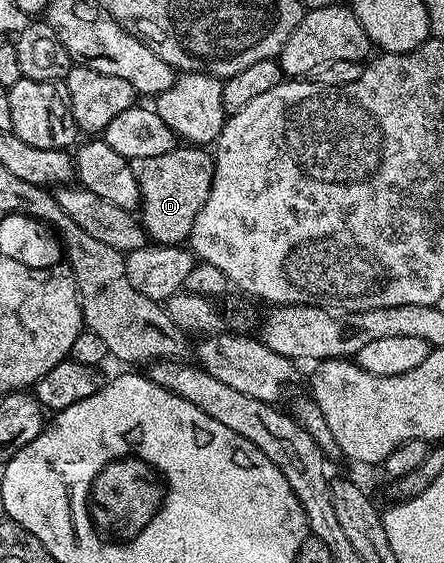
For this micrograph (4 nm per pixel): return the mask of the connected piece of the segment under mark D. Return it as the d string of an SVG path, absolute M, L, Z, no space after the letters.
M178 144L171 152L163 152L163 156L132 159L135 179L141 189L139 221L154 243L162 246L188 243L195 216L199 216L203 204L207 204L211 192L214 161L208 149L192 144Z

